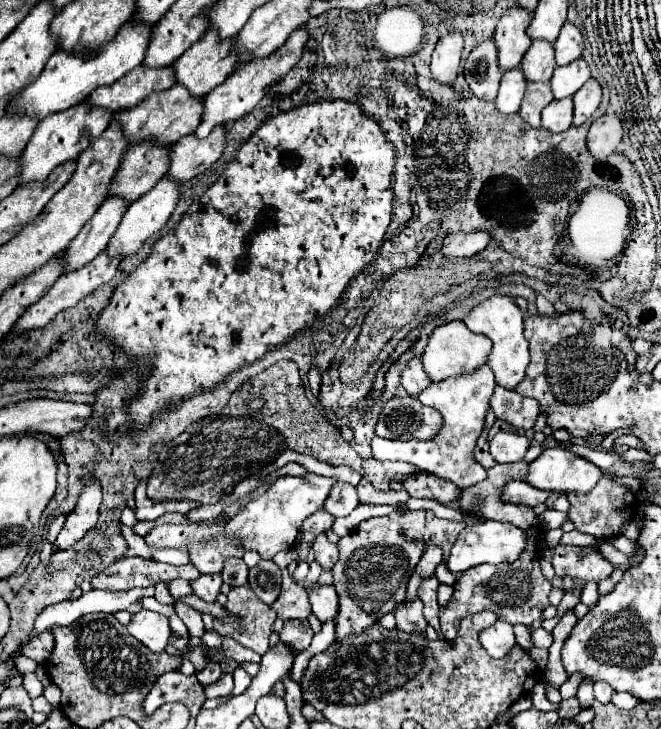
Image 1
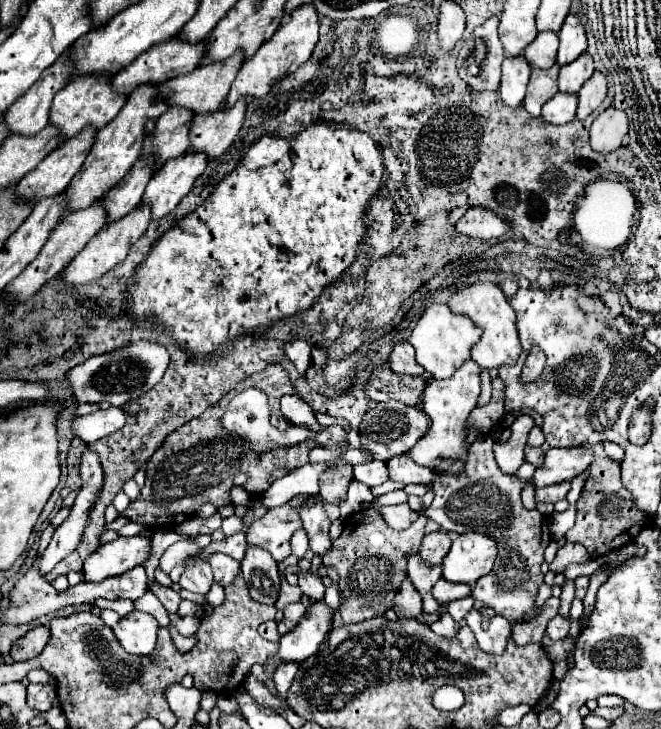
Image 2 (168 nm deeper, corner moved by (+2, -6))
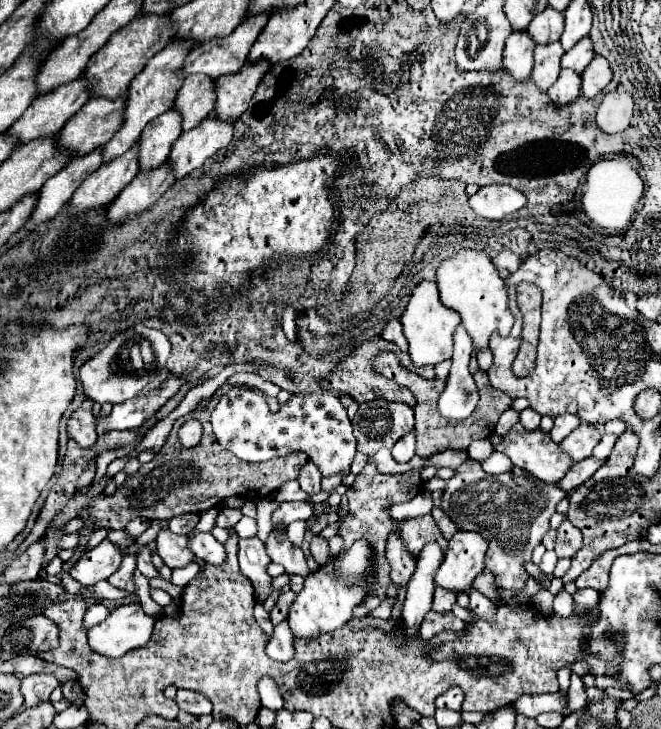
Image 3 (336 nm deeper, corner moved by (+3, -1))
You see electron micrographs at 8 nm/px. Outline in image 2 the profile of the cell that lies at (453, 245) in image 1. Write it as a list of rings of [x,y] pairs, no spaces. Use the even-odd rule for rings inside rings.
[[[476,206],[468,210],[456,224],[456,230],[472,236],[472,238],[500,238],[510,230],[510,222],[502,216],[498,216],[494,210],[488,210],[484,206]]]

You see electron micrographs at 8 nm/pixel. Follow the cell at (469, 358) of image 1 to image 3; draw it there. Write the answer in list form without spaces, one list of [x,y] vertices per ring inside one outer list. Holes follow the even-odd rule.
[[[423,281],[415,287],[407,311],[401,317],[403,333],[409,341],[409,357],[415,367],[427,367],[427,365],[437,365],[441,361],[451,359],[453,355],[453,333],[457,325],[461,325],[461,315],[439,301],[439,289],[431,281]]]

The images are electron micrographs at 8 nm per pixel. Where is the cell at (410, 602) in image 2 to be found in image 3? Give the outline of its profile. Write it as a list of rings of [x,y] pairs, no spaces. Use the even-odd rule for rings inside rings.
[[[397,533],[389,535],[387,541],[387,561],[391,565],[391,581],[405,589],[409,583],[409,577],[413,577],[413,569],[415,569],[415,561],[409,555],[409,551],[403,547],[401,539]]]

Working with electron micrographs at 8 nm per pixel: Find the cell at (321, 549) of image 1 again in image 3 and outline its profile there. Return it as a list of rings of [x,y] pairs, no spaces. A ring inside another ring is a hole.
[[[307,461],[303,467],[301,467],[301,471],[299,471],[299,485],[301,485],[301,489],[309,495],[309,497],[313,497],[313,495],[317,495],[317,493],[321,493],[321,473],[319,473],[319,469],[313,465],[313,461]]]

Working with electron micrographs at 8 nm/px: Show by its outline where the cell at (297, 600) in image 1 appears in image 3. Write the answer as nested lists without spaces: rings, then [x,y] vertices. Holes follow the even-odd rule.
[[[294,521],[287,526],[287,535],[289,540],[300,547],[306,531],[306,523],[304,521]]]

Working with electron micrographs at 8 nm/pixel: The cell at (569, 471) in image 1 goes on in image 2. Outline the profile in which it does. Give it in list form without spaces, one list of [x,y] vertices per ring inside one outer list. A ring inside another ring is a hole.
[[[570,446],[570,448],[550,448],[546,452],[546,462],[542,470],[534,472],[536,486],[550,486],[564,480],[572,480],[582,474],[594,462],[594,452],[590,446]]]

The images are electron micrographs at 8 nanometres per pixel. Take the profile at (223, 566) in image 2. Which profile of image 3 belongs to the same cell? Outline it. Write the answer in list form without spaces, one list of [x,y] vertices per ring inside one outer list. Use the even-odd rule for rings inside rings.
[[[197,533],[189,539],[191,551],[209,565],[223,565],[225,563],[225,547],[211,535],[211,533]]]

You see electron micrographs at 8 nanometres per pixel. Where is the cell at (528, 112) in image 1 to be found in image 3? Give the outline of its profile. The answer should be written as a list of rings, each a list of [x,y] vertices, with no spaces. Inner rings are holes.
[[[559,41],[551,43],[551,45],[537,45],[535,47],[535,67],[533,67],[533,81],[537,85],[537,89],[541,89],[543,93],[557,81],[561,67],[559,61],[563,57],[563,47]]]

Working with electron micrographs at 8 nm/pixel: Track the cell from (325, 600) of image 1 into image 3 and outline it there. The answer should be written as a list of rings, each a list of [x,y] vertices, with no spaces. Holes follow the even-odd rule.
[[[271,533],[269,539],[265,541],[267,555],[271,557],[273,563],[279,563],[285,567],[285,573],[309,577],[311,569],[307,567],[307,557],[299,547],[293,547],[287,535],[275,535]]]

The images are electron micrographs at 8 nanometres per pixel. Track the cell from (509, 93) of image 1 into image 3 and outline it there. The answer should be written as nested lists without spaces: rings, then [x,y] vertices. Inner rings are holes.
[[[513,31],[507,37],[503,51],[503,69],[515,81],[525,81],[533,71],[533,49],[535,43],[525,31]]]

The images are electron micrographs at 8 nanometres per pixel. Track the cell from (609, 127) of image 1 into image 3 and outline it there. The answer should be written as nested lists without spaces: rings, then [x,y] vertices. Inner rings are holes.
[[[611,91],[605,95],[603,103],[597,109],[597,127],[607,133],[615,135],[629,127],[633,115],[633,99],[625,91]]]

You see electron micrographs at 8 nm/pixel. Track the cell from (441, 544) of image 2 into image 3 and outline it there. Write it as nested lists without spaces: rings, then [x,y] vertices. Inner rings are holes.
[[[433,507],[433,511],[431,511],[431,515],[433,515],[433,519],[437,521],[437,527],[441,529],[441,533],[443,533],[443,537],[447,537],[447,541],[453,537],[453,533],[457,531],[457,525],[445,515],[445,513],[441,513],[441,509],[439,507]]]

